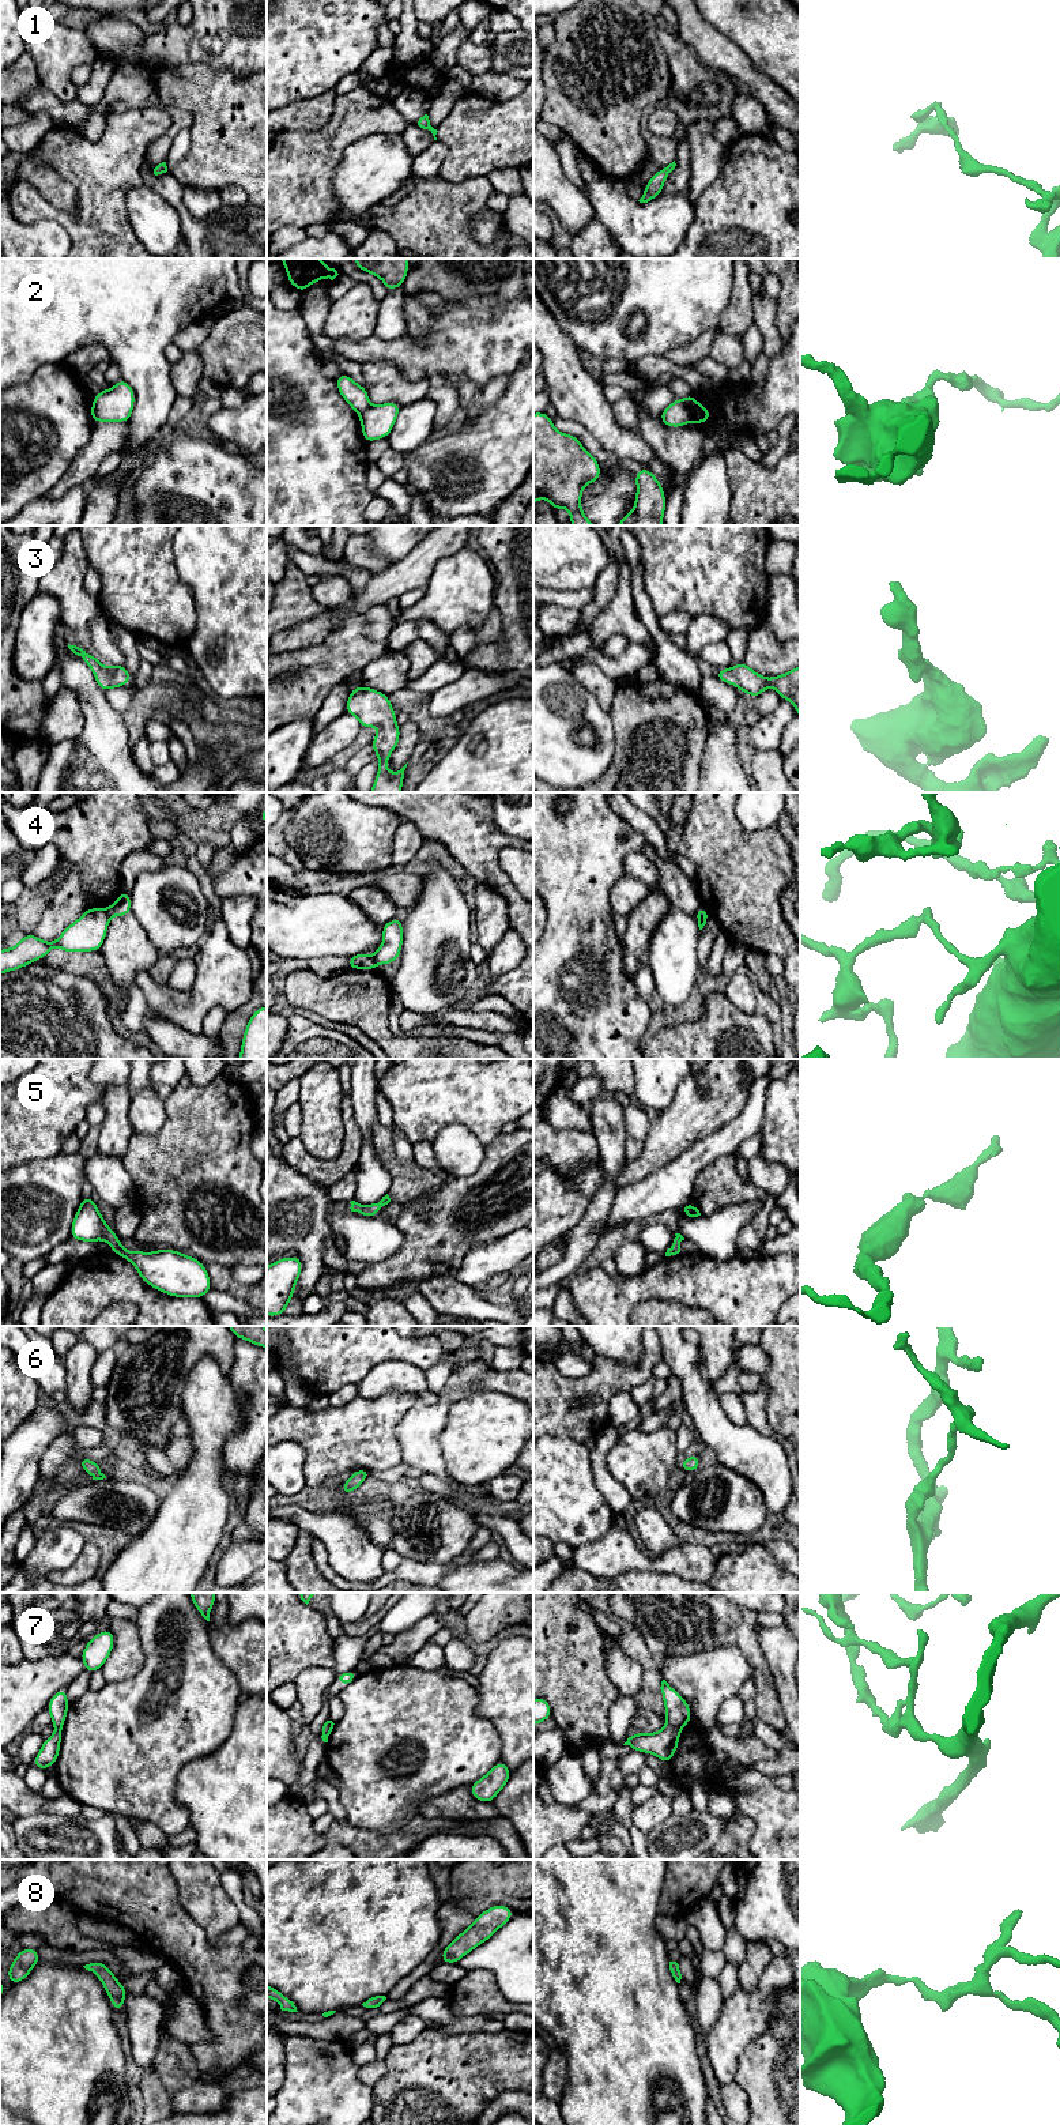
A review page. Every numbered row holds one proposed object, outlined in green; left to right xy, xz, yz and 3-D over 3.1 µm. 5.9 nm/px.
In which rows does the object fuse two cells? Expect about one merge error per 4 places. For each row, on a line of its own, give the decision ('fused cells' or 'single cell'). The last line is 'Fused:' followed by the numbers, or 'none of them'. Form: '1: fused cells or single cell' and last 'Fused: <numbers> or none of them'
1: single cell
2: fused cells
3: single cell
4: fused cells
5: single cell
6: single cell
7: fused cells
8: single cell
Fused: 2, 4, 7

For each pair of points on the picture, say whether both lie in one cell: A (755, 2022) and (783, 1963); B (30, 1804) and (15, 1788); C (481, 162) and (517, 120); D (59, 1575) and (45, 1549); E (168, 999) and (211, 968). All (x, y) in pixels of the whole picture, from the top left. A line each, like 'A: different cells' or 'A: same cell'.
A: same cell
B: same cell
C: same cell
D: different cells
E: same cell

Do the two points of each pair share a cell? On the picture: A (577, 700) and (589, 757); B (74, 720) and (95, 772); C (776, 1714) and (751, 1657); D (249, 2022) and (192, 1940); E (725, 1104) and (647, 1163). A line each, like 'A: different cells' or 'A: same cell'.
A: same cell
B: different cells
C: same cell
D: same cell
E: same cell

